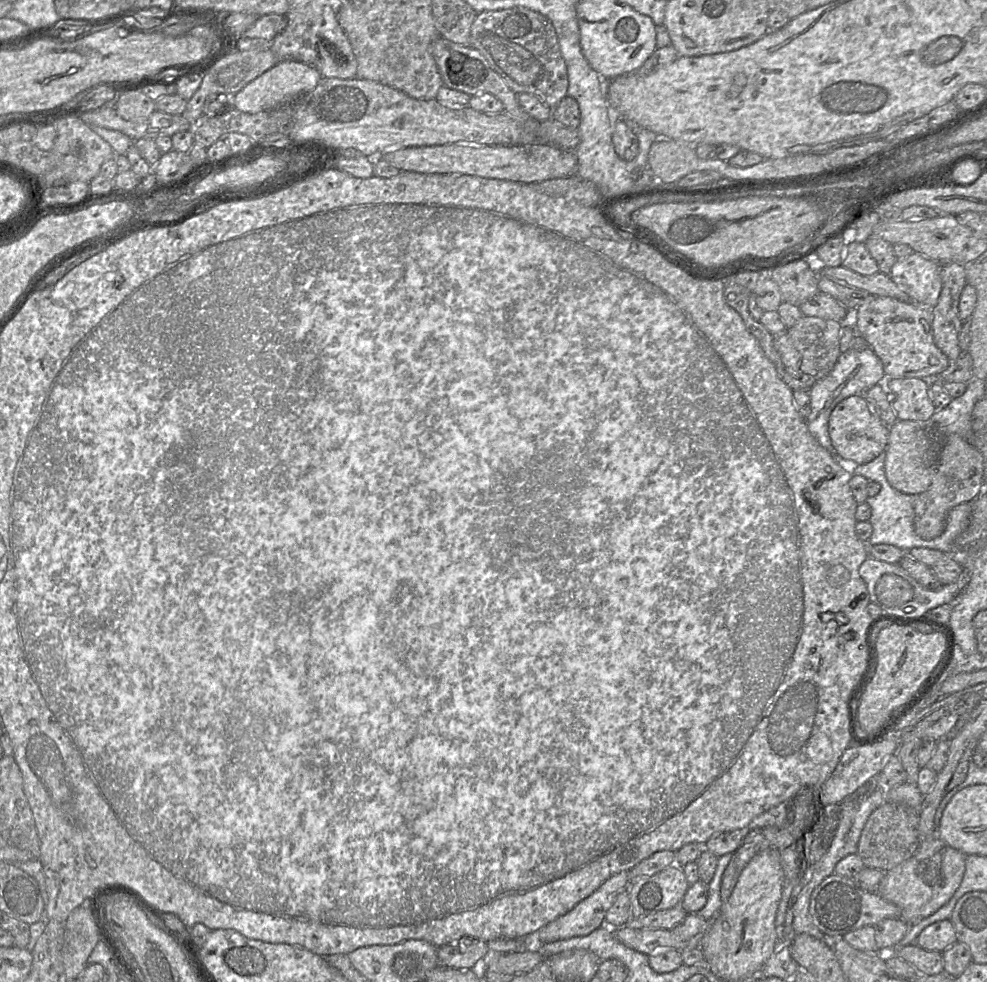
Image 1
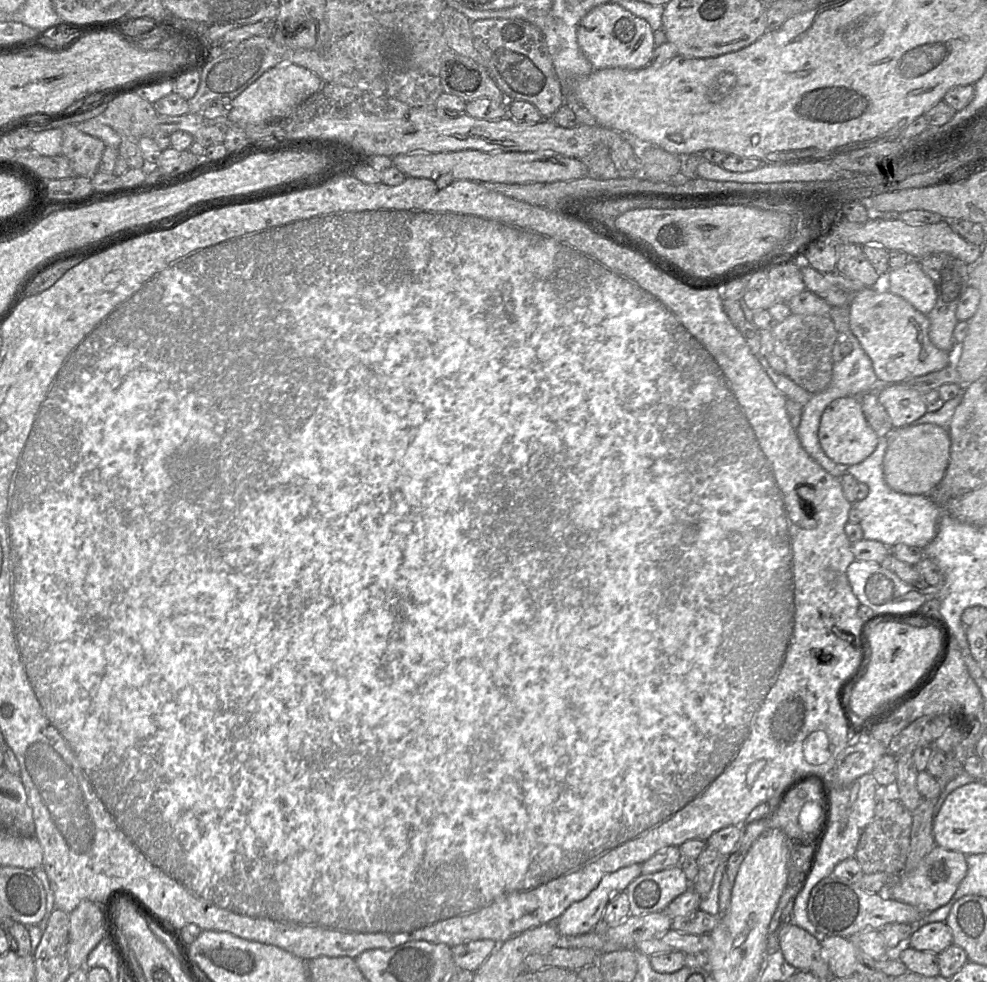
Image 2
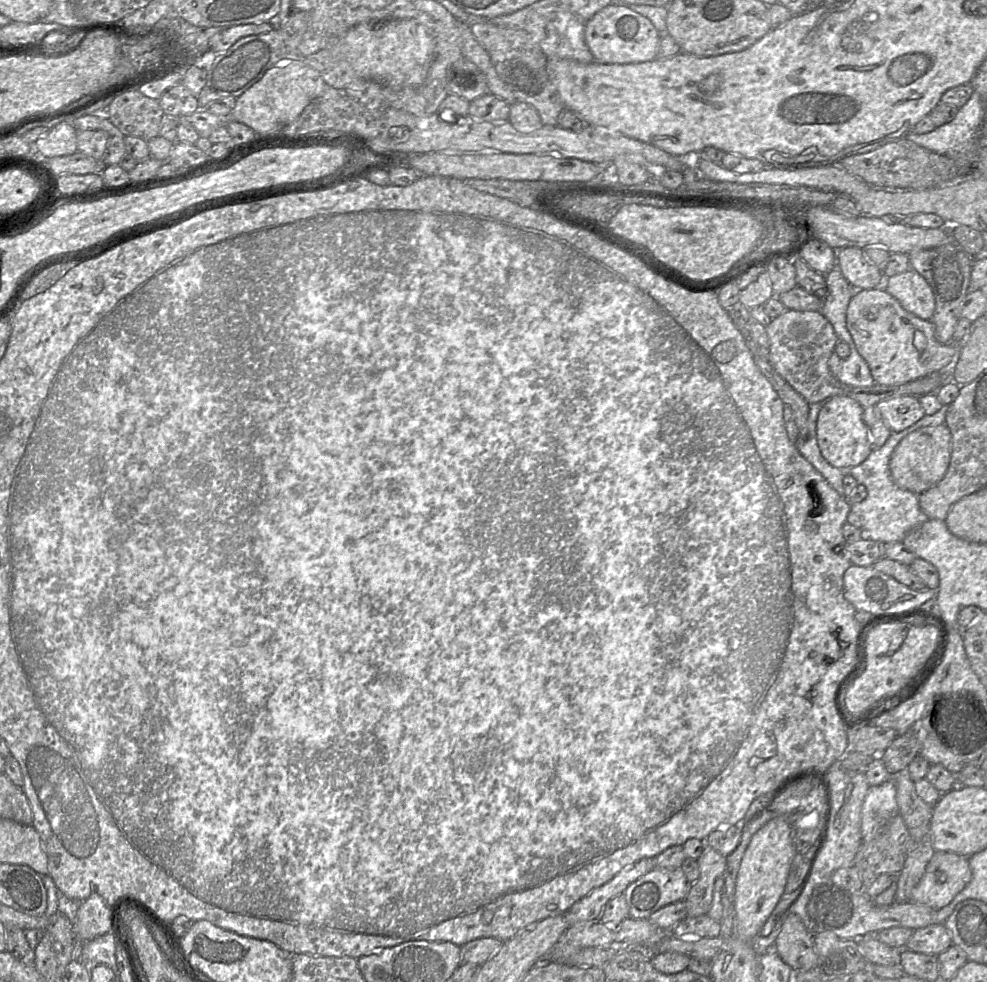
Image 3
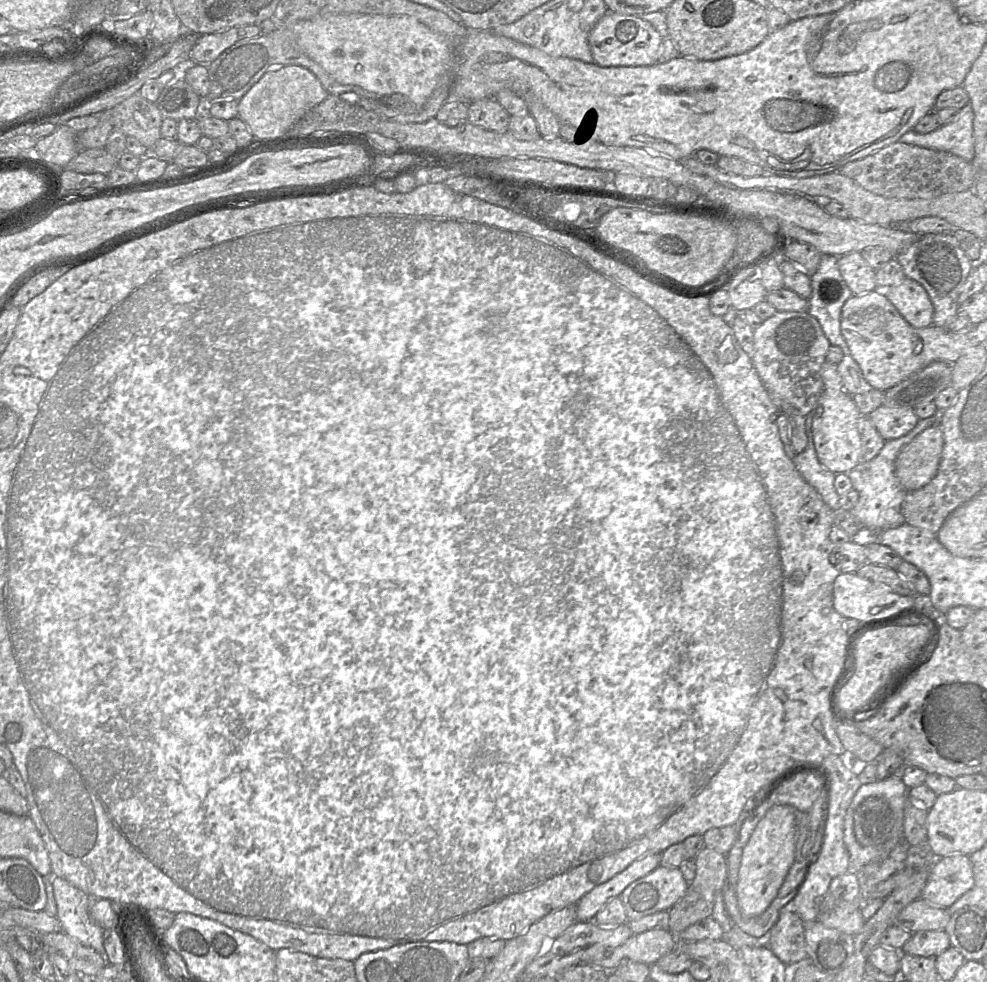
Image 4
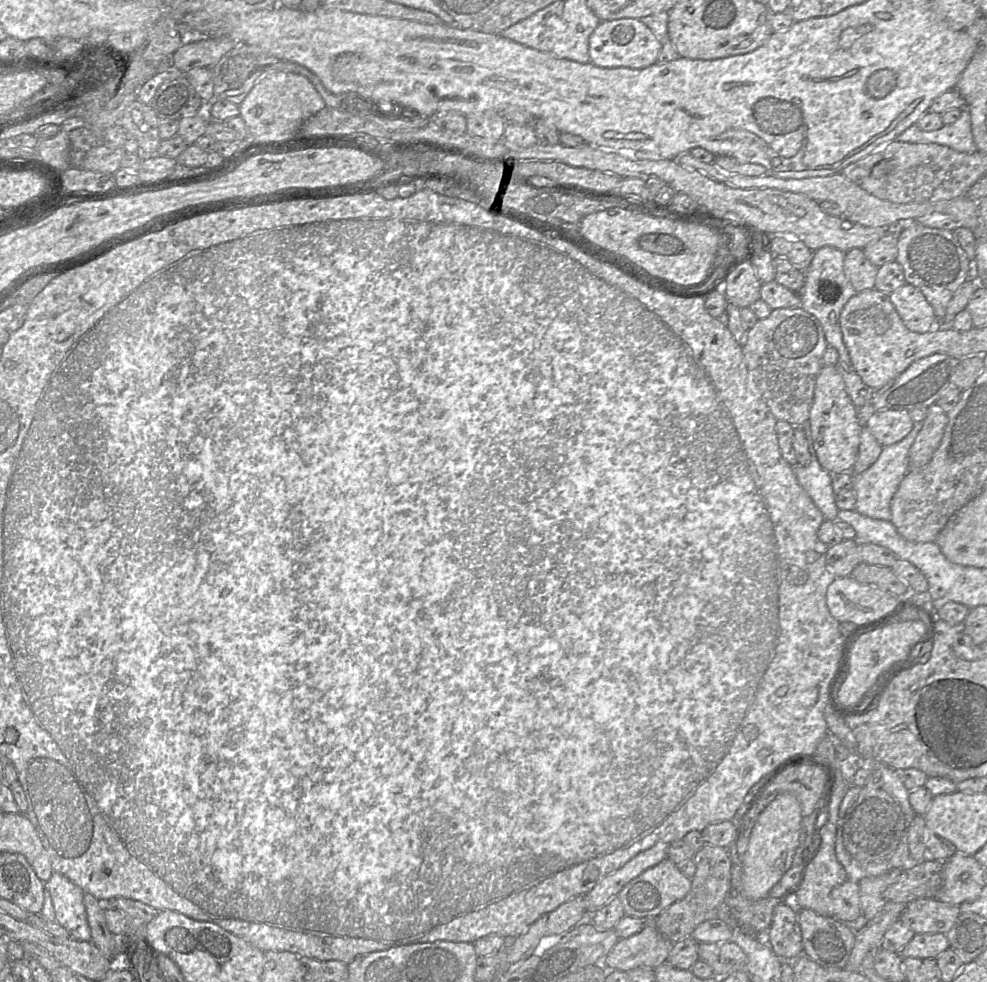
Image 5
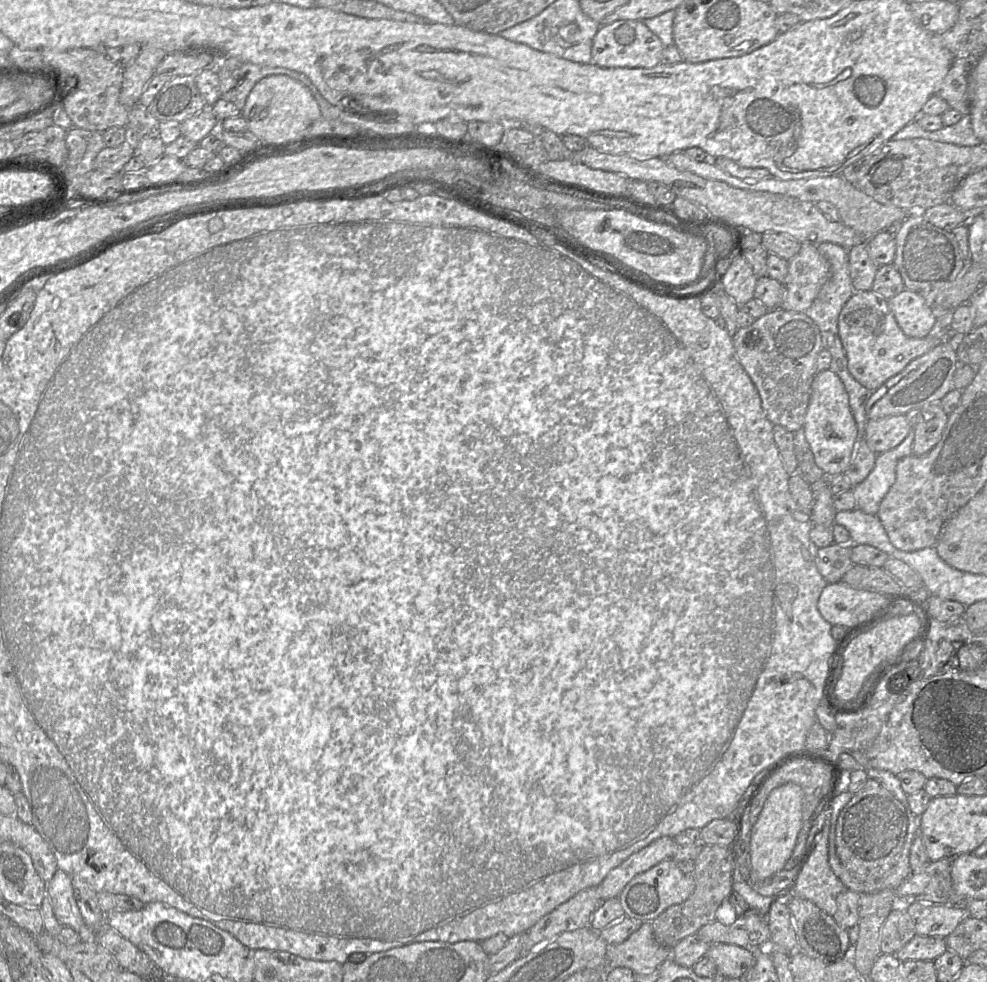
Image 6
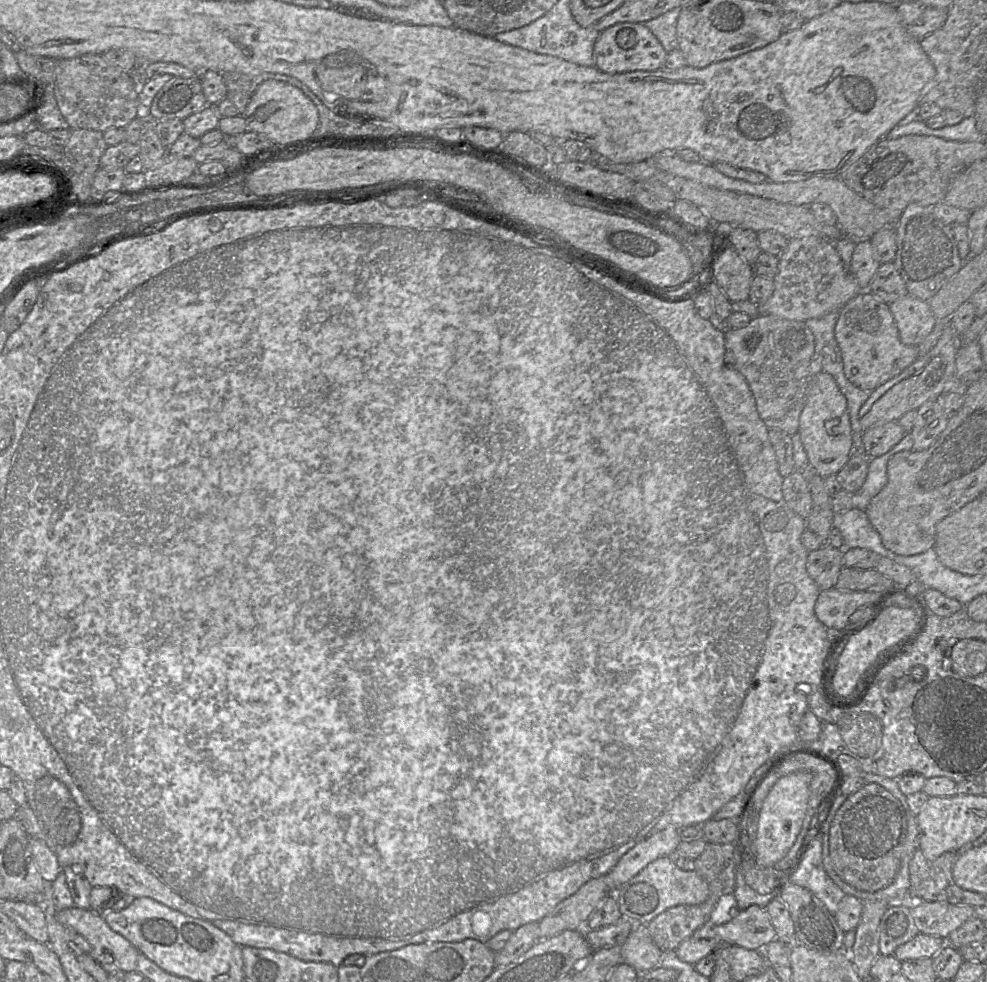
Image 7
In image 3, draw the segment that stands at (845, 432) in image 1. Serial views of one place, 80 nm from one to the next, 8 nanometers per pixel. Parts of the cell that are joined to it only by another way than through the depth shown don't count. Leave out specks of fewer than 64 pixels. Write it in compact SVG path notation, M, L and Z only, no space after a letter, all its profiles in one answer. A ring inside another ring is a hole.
M846 395L826 400L818 415L817 442L822 456L834 467L849 470L858 466L873 450L868 429L863 421L863 407Z

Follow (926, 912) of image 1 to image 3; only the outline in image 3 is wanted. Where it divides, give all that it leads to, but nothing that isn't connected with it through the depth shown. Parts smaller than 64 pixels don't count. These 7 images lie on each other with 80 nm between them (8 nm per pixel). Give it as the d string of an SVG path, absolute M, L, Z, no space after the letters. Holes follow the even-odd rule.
M935 851L909 901L940 910L966 887L971 878L968 857Z

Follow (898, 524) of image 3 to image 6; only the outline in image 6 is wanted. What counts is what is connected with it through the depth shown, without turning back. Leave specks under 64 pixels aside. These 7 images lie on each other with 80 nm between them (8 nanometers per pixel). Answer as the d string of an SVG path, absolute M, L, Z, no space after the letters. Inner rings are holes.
M911 431L895 448L877 454L875 465L861 483L853 486L855 508L876 515L882 499L896 480L896 466L900 459L912 455L915 433Z

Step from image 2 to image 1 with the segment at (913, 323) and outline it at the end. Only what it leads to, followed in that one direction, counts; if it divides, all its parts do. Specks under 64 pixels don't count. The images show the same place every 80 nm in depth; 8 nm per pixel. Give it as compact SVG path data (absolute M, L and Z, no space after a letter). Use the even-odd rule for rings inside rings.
M869 297L852 312L850 323L881 360L886 378L920 378L929 385L945 371L949 359L935 345L931 309L891 297Z

